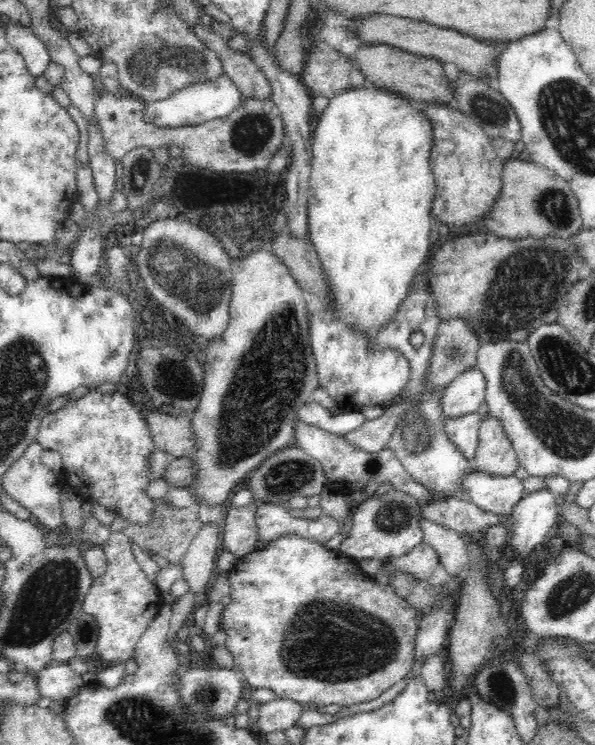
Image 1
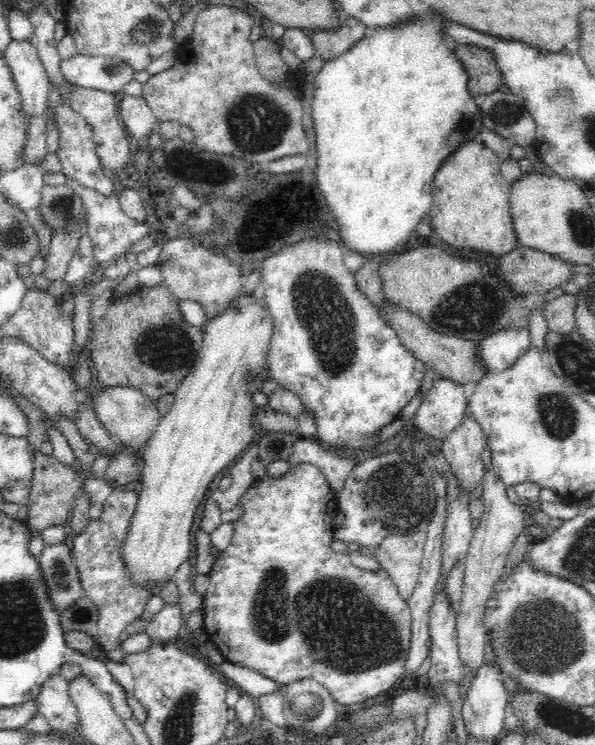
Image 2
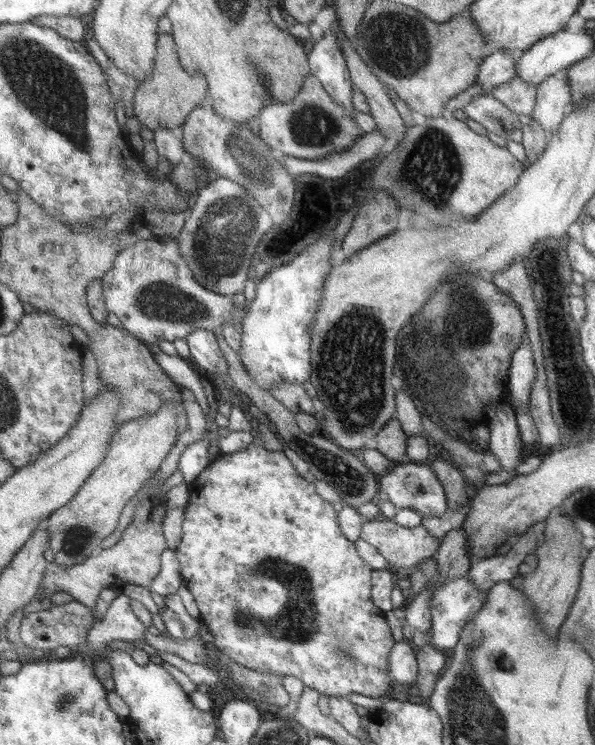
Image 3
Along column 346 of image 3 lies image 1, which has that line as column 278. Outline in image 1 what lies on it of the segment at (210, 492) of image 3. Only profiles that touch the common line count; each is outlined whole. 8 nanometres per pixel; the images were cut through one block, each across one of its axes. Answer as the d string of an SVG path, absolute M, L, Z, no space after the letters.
M295 531L281 535L280 538L274 538L270 540L270 544L266 542L266 545L268 545L266 550L250 552L250 554L246 554L246 558L242 556L242 560L237 558L238 564L234 564L234 568L231 568L232 572L230 572L232 602L225 606L221 617L221 630L224 630L227 635L225 646L234 657L236 667L241 670L247 687L268 688L279 698L289 698L302 704L314 704L319 707L336 703L344 707L358 702L370 702L370 700L378 698L382 692L386 692L390 686L400 682L410 672L413 662L416 660L415 640L420 613L416 609L412 609L412 604L408 603L408 600L396 595L396 590L392 585L378 584L373 577L362 571L358 560L351 559L340 551L330 552L330 549L322 548L322 543L314 544L311 539L295 534Z

